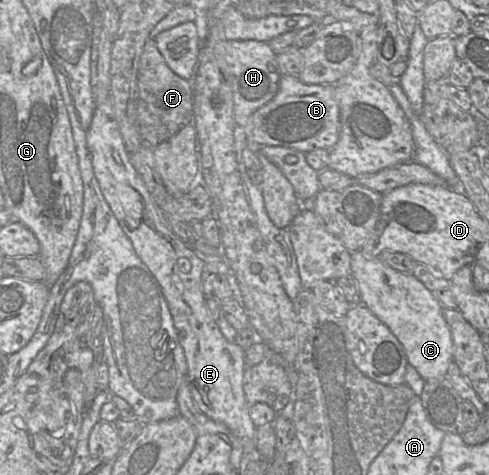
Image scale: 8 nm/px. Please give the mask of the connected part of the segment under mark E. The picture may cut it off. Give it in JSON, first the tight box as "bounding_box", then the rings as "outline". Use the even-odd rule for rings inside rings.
{"bounding_box":[87,99,260,458],"outline":[[[111,99],[95,107],[87,131],[87,147],[95,178],[106,202],[136,254],[161,287],[185,352],[187,379],[197,406],[212,420],[226,425],[243,442],[246,457],[260,458],[256,450],[256,426],[251,420],[250,405],[243,390],[247,368],[245,350],[224,337],[207,307],[201,287],[202,272],[216,273],[219,280],[228,281],[231,272],[229,265],[225,261],[203,261],[162,222],[145,183],[131,163],[114,117]]]}

